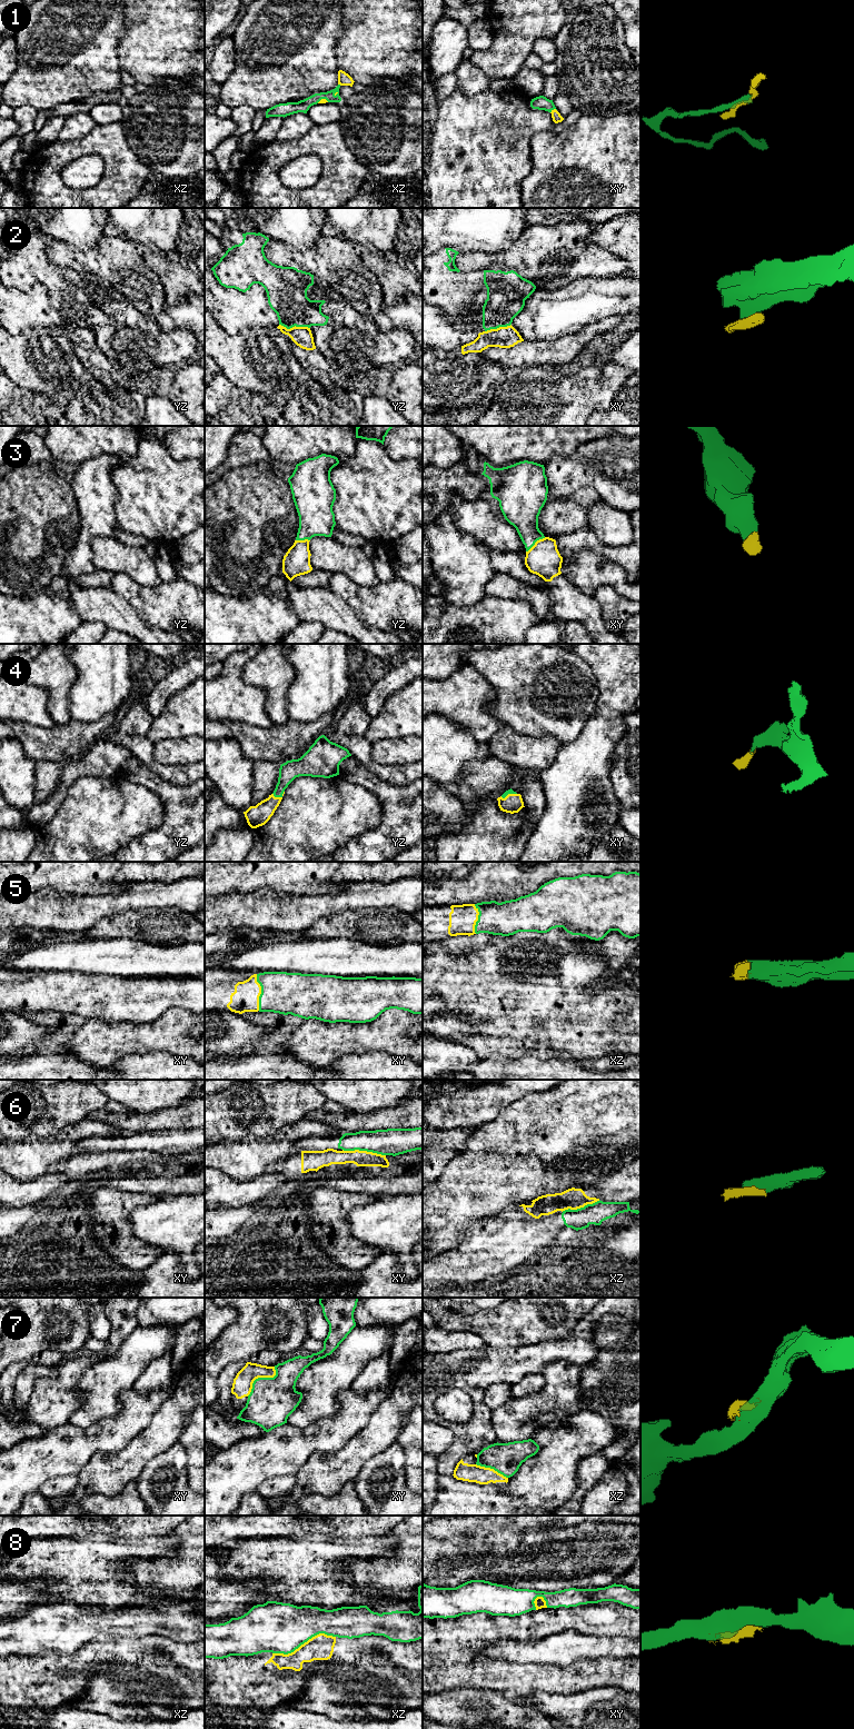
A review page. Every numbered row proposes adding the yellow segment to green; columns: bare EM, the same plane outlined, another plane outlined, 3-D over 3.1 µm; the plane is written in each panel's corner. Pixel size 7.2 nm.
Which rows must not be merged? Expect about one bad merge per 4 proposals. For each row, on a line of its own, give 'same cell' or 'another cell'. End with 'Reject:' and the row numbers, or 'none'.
1: same cell
2: another cell
3: same cell
4: same cell
5: same cell
6: another cell
7: another cell
8: another cell
Reject: 2, 6, 7, 8

